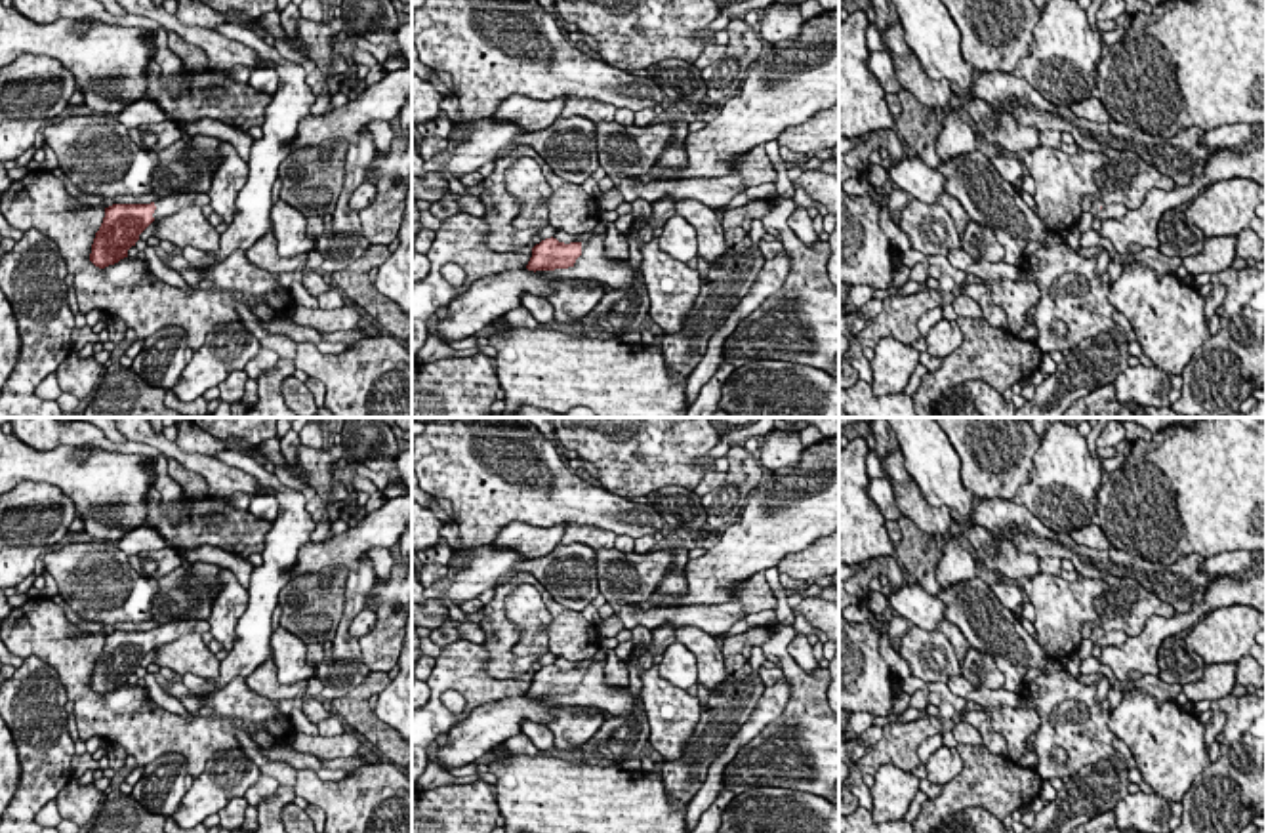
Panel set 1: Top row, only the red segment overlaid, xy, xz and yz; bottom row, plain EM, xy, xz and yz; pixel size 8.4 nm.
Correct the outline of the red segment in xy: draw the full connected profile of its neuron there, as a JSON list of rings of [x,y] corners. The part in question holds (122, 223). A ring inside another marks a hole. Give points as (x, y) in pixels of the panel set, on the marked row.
[[[177,193],[160,198],[156,204],[112,204],[105,208],[105,217],[95,233],[90,261],[105,269],[128,257],[139,234],[156,219],[168,217],[187,206],[210,206],[206,193]]]

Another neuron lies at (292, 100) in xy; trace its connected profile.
[[[284,61],[276,67],[278,88],[265,107],[263,137],[254,139],[248,160],[248,181],[236,196],[236,213],[219,236],[217,261],[225,261],[236,250],[250,250],[261,236],[271,233],[273,183],[278,166],[292,152],[292,139],[301,118],[309,116],[316,97],[305,82],[307,71]]]

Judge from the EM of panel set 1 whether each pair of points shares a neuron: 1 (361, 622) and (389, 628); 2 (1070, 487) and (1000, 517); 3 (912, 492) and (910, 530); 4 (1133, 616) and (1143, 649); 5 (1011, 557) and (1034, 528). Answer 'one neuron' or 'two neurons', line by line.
1: two neurons
2: two neurons
3: two neurons
4: two neurons
5: two neurons

